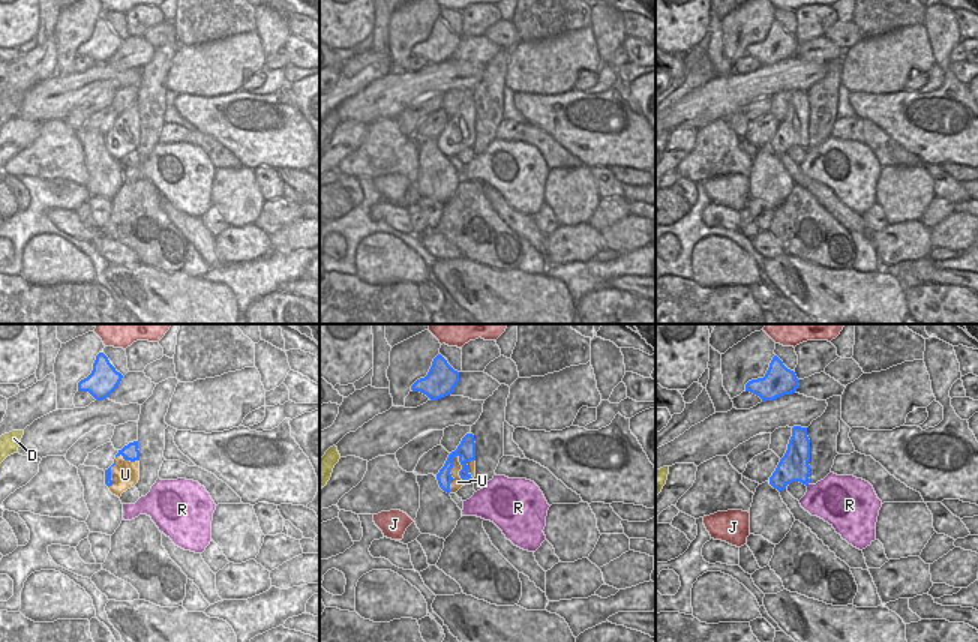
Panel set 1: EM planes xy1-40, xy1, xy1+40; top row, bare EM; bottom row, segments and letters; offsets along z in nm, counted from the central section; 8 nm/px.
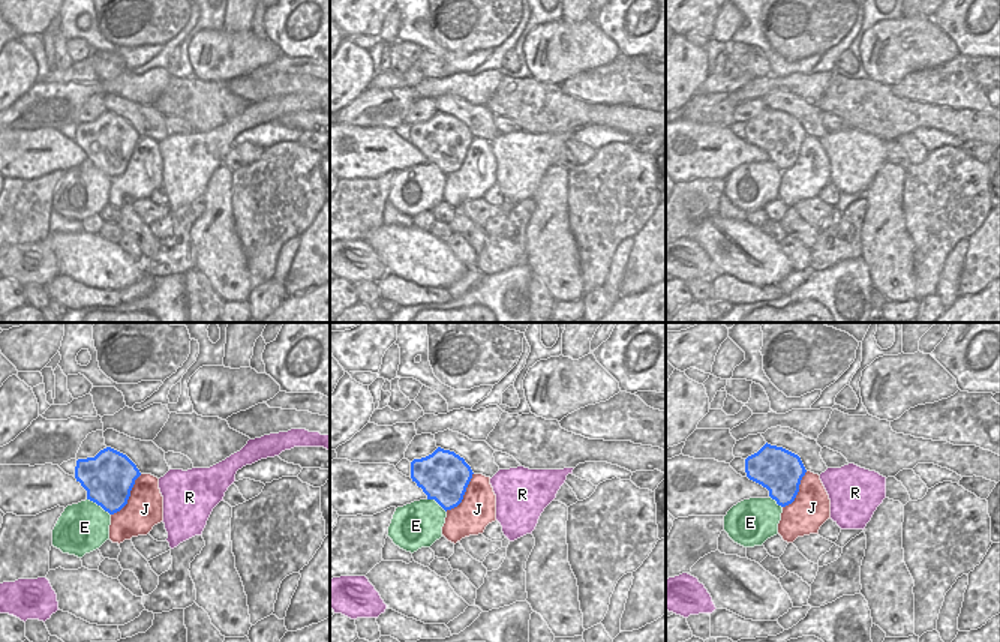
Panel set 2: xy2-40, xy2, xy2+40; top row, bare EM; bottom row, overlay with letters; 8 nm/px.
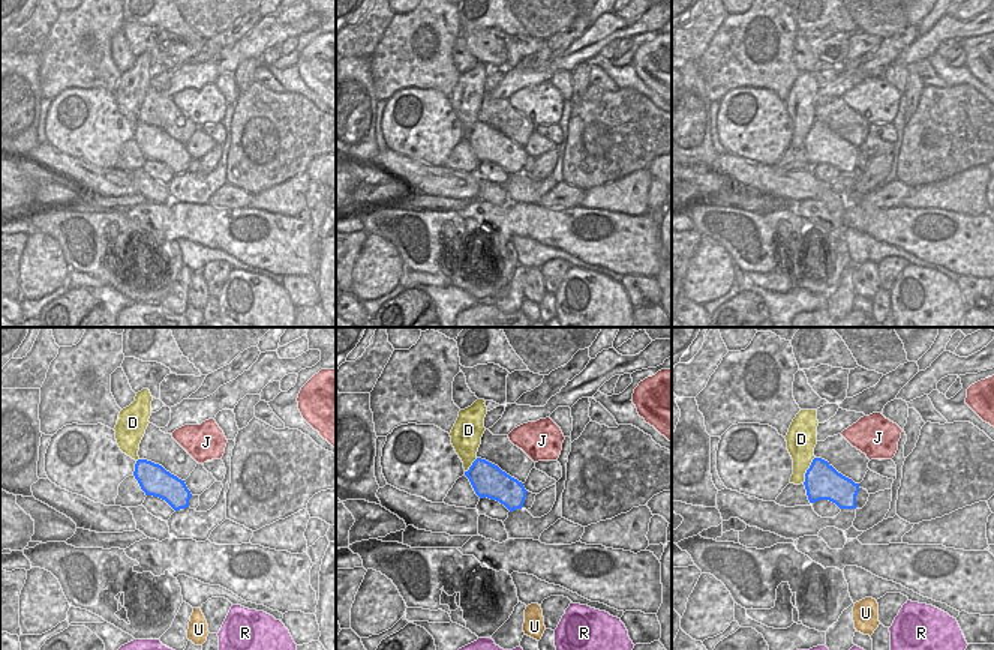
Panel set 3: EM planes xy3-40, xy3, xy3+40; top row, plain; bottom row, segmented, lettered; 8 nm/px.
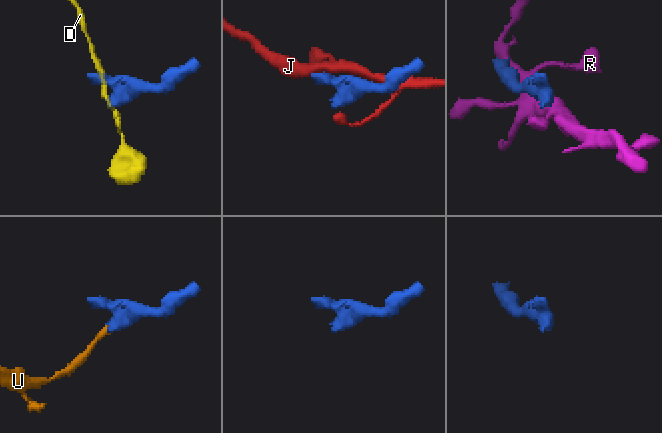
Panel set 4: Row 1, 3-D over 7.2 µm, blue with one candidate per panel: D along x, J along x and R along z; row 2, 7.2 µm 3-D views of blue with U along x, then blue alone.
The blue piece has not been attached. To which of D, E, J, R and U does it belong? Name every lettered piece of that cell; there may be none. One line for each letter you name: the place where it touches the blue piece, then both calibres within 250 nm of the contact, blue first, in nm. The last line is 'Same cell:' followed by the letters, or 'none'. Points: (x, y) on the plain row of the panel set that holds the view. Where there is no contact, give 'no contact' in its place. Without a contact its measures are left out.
U: contact xy1 (450, 138); calibres 150 and 90 nm
Same cell: U

